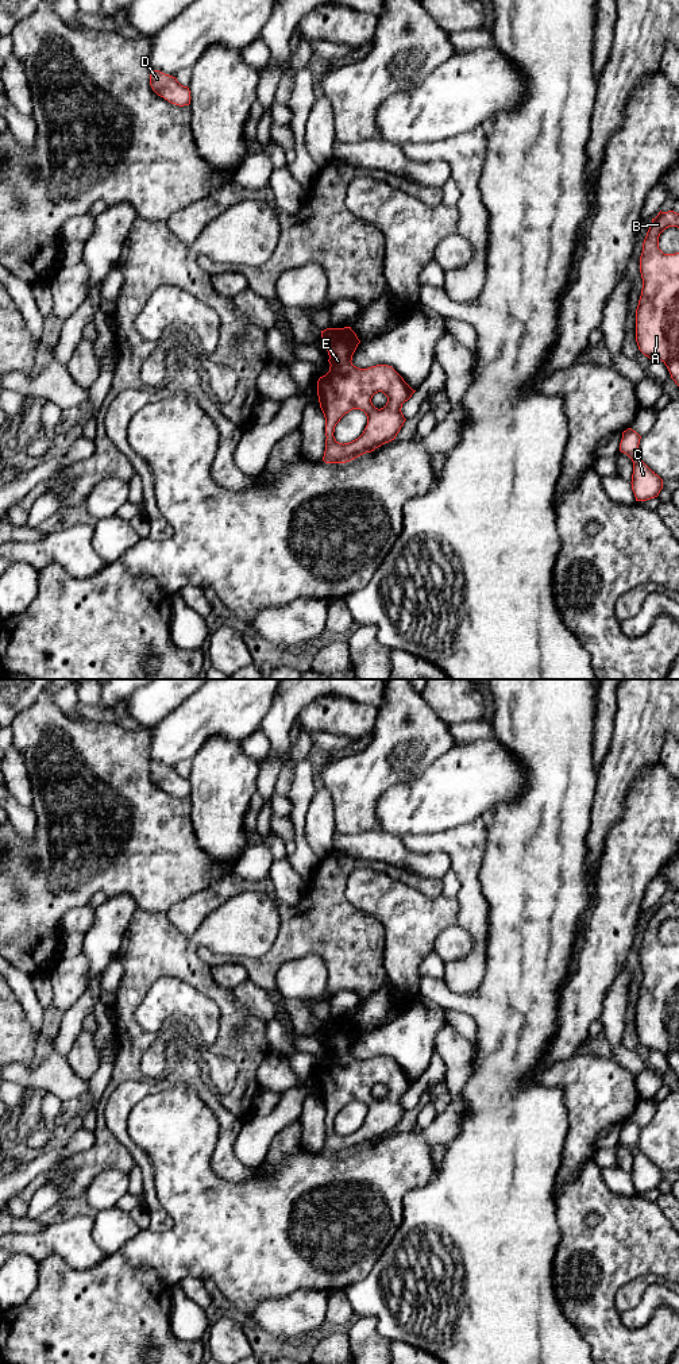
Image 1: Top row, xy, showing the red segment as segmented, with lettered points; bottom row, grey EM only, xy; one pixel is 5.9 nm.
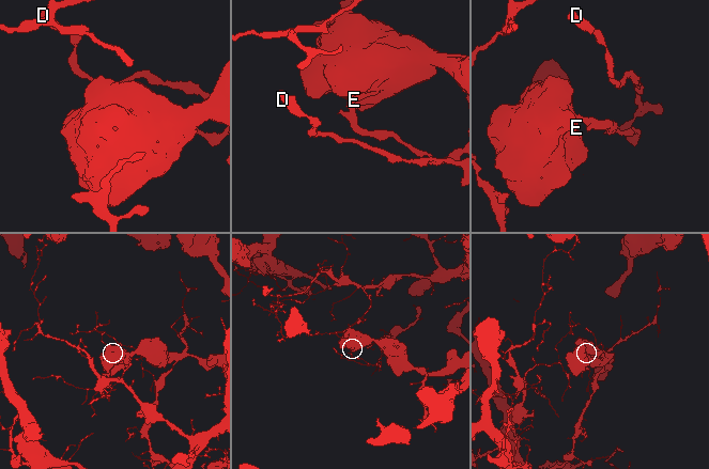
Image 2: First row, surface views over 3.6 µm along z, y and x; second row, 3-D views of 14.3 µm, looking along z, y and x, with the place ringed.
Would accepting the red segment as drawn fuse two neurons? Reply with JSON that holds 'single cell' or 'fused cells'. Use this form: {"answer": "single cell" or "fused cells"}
{"answer": "fused cells"}

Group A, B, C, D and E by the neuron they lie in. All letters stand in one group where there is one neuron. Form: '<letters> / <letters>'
A B E / C D

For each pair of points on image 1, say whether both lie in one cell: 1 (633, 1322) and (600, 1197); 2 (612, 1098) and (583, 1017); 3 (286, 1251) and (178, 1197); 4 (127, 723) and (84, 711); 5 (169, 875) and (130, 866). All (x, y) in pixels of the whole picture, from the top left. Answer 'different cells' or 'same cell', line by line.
1: different cells
2: different cells
3: same cell
4: same cell
5: same cell

